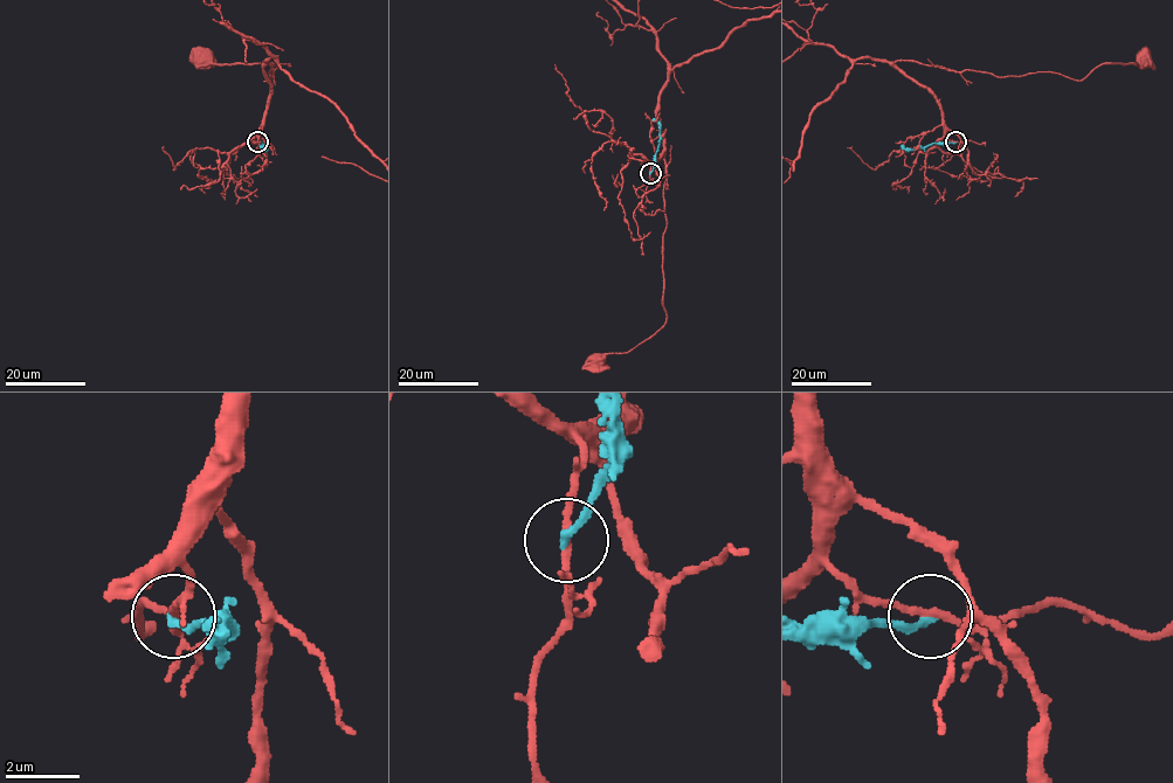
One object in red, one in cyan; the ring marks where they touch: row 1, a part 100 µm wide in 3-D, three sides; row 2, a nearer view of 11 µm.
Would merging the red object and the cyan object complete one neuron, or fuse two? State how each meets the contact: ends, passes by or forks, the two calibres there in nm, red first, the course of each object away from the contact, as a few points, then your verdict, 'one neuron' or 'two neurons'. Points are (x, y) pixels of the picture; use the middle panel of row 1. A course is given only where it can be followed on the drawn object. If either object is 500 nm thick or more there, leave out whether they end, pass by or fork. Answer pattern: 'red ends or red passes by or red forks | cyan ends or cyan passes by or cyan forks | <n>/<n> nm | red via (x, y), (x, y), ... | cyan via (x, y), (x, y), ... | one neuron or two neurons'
red passes by | cyan ends | 190/220 nm | red via (649, 174), (650, 163), (663, 150), (656, 112), (664, 150), (666, 323), (627, 352), (600, 354), (594, 360) | cyan via (649, 174), (660, 139), (659, 124), (651, 119) | two neurons

